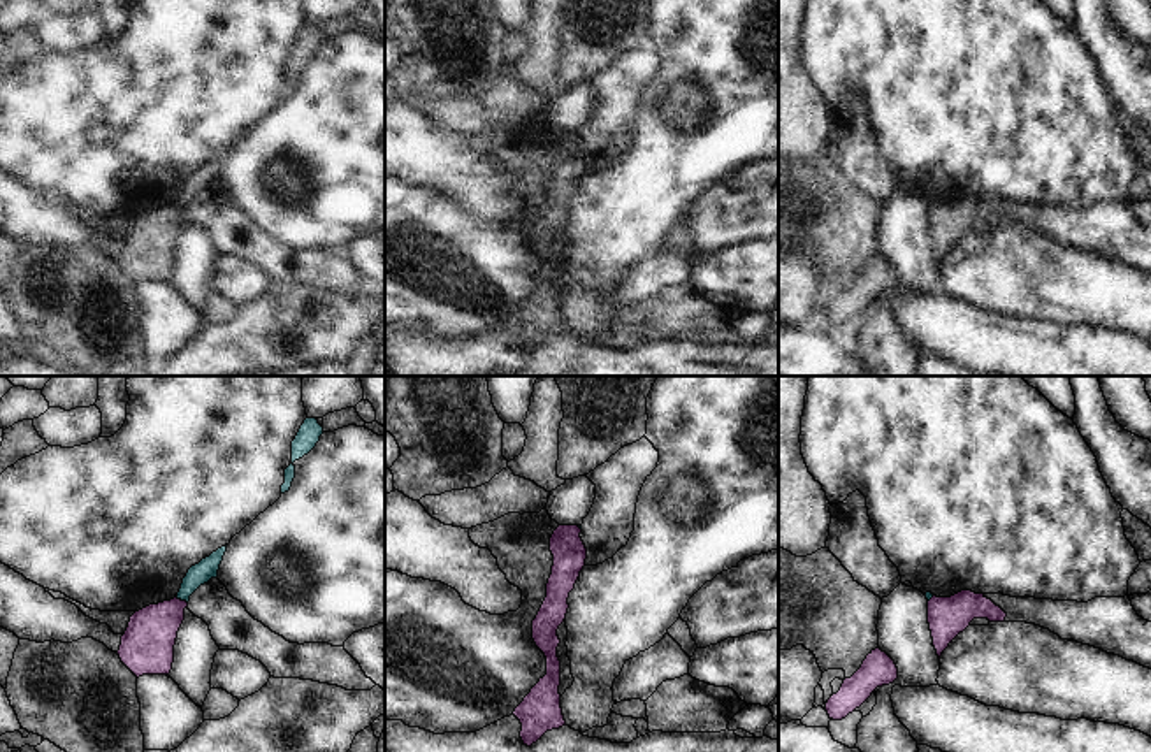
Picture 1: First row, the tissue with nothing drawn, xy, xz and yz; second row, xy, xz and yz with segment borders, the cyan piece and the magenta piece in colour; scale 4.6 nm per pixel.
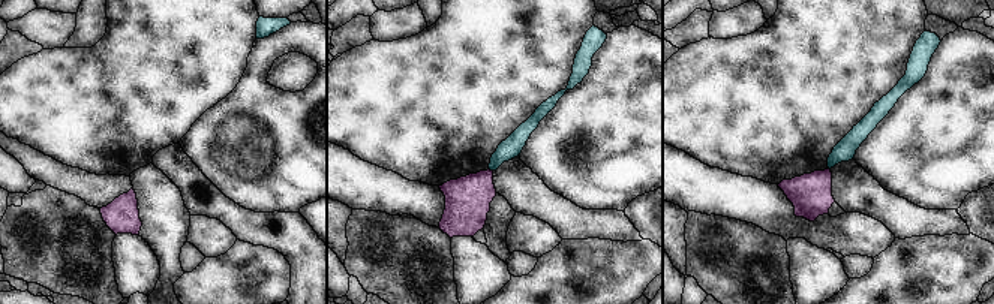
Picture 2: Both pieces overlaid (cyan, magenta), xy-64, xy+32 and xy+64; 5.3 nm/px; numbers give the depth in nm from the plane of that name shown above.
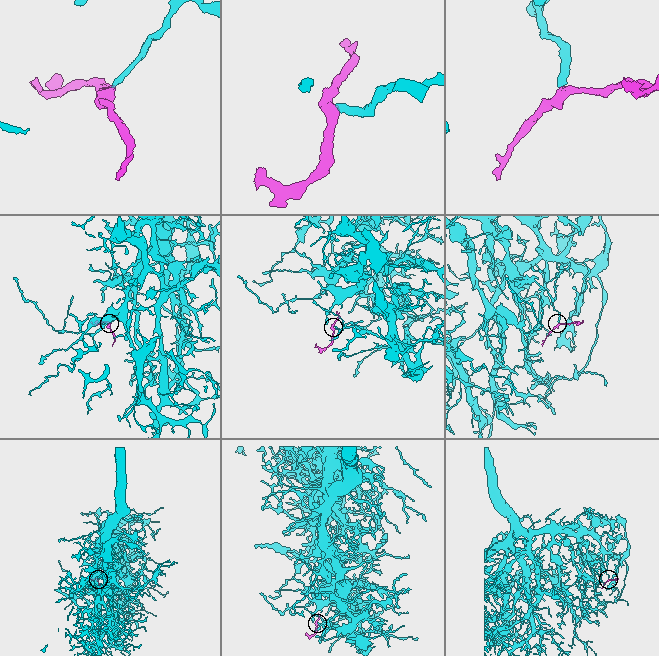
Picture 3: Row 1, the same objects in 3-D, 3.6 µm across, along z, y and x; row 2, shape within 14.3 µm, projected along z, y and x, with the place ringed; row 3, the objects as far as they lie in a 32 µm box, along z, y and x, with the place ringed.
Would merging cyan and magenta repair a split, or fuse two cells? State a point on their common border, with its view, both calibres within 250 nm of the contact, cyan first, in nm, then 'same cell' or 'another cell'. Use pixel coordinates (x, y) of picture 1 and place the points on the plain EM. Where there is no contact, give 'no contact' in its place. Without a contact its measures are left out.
meets cyan in xy at (181, 206); 100 nm thick on the cyan side, 240 nm on the other; another cell

